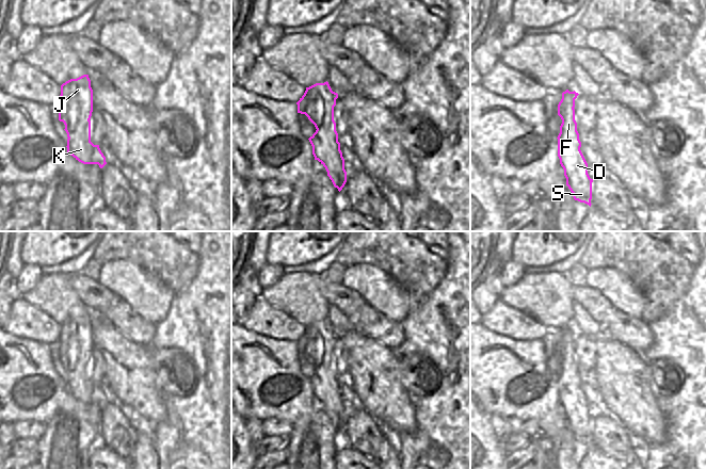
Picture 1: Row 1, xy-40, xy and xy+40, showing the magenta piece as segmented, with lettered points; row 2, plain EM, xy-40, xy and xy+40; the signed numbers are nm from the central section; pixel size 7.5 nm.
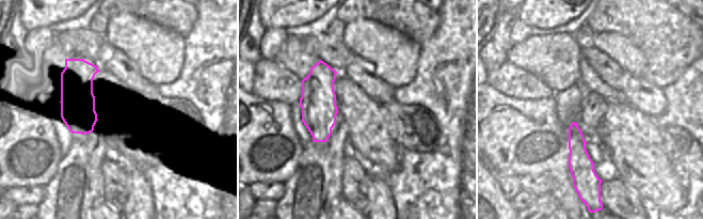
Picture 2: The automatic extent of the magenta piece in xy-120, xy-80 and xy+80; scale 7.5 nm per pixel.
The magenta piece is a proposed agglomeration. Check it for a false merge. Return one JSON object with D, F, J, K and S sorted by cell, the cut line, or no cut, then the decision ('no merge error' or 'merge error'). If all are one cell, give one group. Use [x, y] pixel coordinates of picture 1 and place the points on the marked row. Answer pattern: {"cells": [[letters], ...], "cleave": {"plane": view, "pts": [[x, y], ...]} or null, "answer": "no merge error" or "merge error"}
{"cells": [["D", "F", "J", "K", "S"]], "cleave": null, "answer": "no merge error"}

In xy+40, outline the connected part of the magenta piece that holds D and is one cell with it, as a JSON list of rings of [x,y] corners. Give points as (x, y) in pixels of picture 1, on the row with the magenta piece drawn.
[[[566,90],[558,104],[558,115],[562,119],[558,135],[558,157],[564,169],[566,185],[575,200],[591,207],[592,182],[588,174],[588,163],[580,150],[581,142],[575,120],[575,99],[579,94]]]

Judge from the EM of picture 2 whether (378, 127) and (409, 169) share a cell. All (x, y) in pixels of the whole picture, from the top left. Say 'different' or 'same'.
different

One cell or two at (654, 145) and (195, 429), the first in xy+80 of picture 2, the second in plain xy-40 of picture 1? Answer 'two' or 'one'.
two

